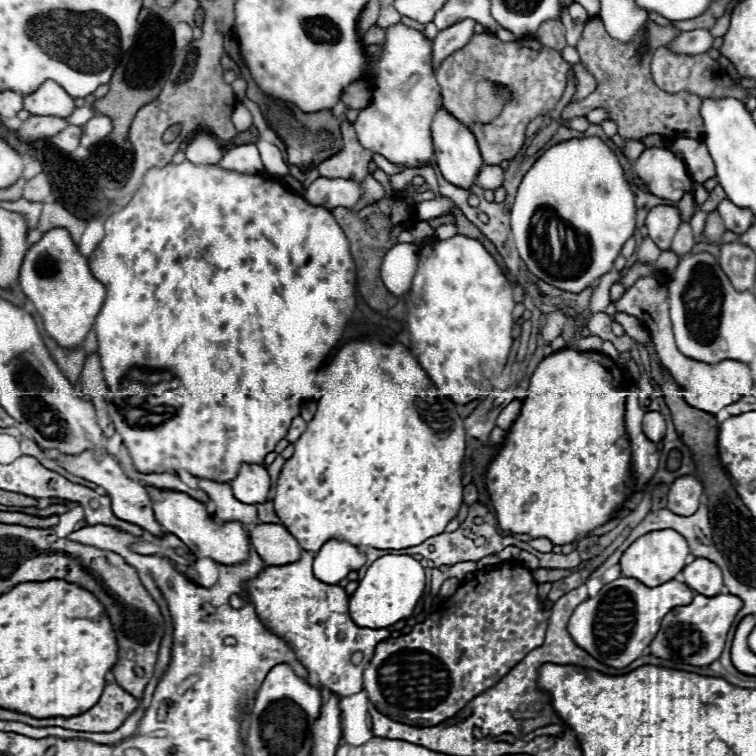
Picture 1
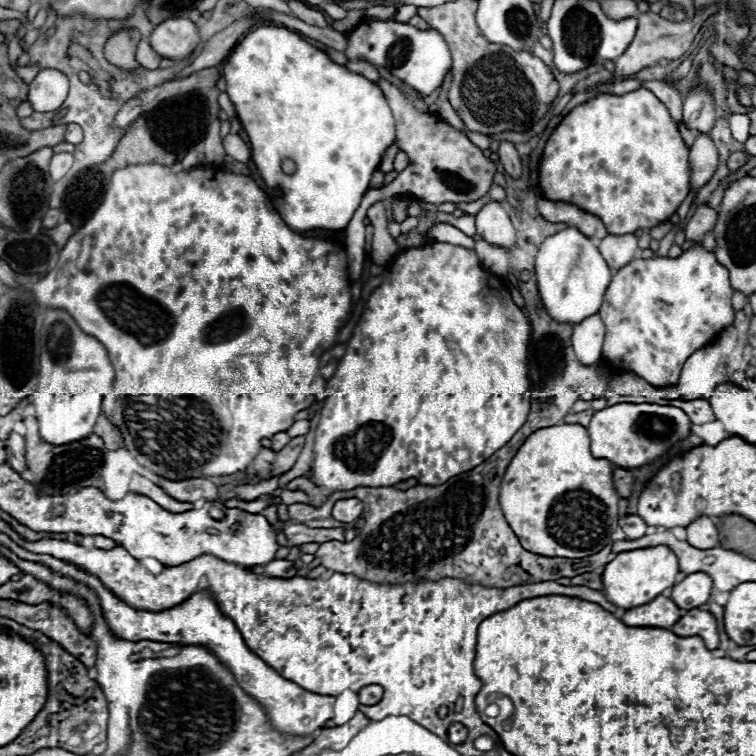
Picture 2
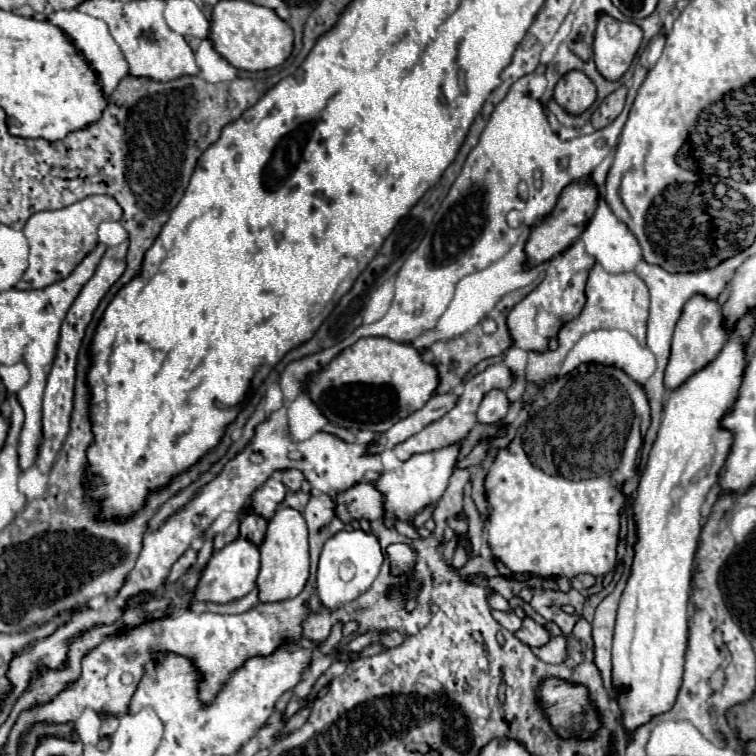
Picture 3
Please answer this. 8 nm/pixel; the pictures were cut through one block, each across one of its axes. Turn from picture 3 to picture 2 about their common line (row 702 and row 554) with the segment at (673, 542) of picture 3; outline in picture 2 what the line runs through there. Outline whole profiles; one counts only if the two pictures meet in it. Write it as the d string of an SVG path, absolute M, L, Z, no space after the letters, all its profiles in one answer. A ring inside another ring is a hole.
M656 546L656 548L642 548L642 550L630 550L630 552L620 552L612 562L604 566L604 594L608 602L612 602L618 608L630 610L644 606L652 602L656 596L660 596L666 588L672 588L676 584L676 574L678 574L678 560L668 550L666 546Z

